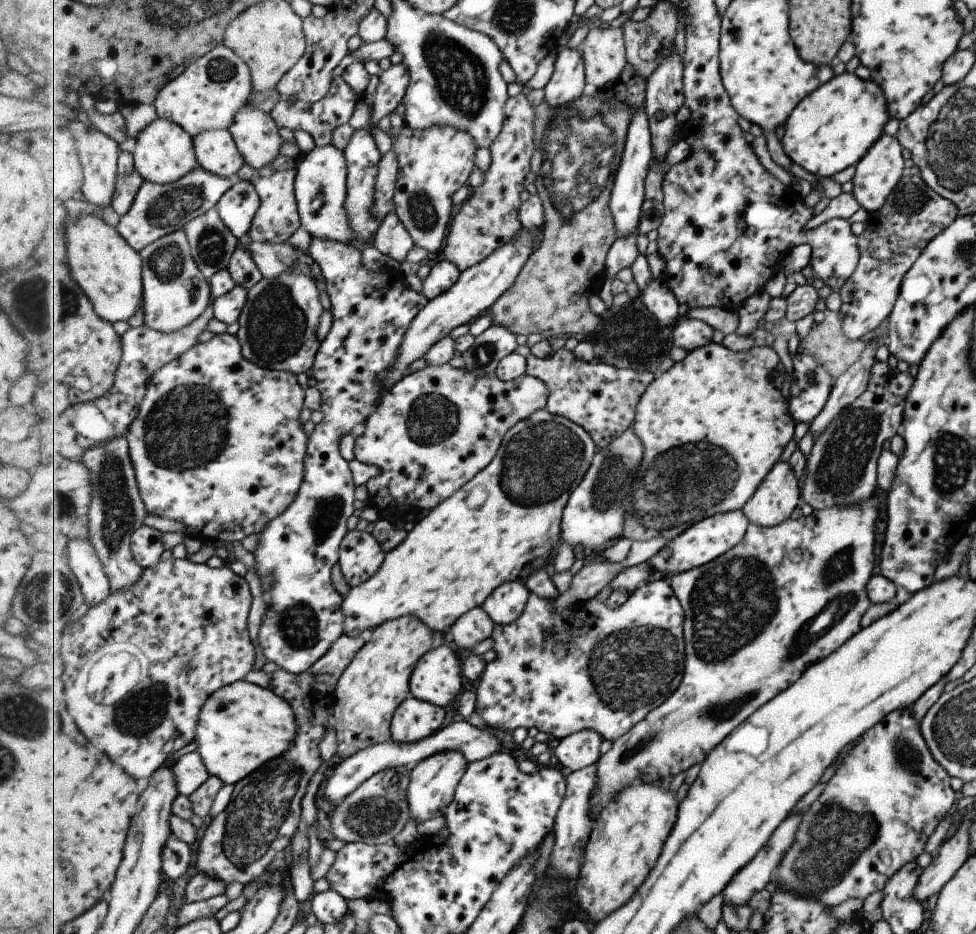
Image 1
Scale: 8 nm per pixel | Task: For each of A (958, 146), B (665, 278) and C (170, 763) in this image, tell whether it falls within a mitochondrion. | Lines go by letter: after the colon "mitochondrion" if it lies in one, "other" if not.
A: mitochondrion
B: other
C: other

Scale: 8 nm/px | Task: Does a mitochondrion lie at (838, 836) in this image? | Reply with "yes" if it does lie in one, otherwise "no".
yes

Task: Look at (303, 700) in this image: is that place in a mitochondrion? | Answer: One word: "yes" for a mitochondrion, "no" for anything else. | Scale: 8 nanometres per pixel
no

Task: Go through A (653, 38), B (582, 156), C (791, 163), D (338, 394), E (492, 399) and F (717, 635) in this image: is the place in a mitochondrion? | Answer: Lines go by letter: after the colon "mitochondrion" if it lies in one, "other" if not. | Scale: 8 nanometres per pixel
A: other
B: mitochondrion
C: other
D: other
E: other
F: mitochondrion

